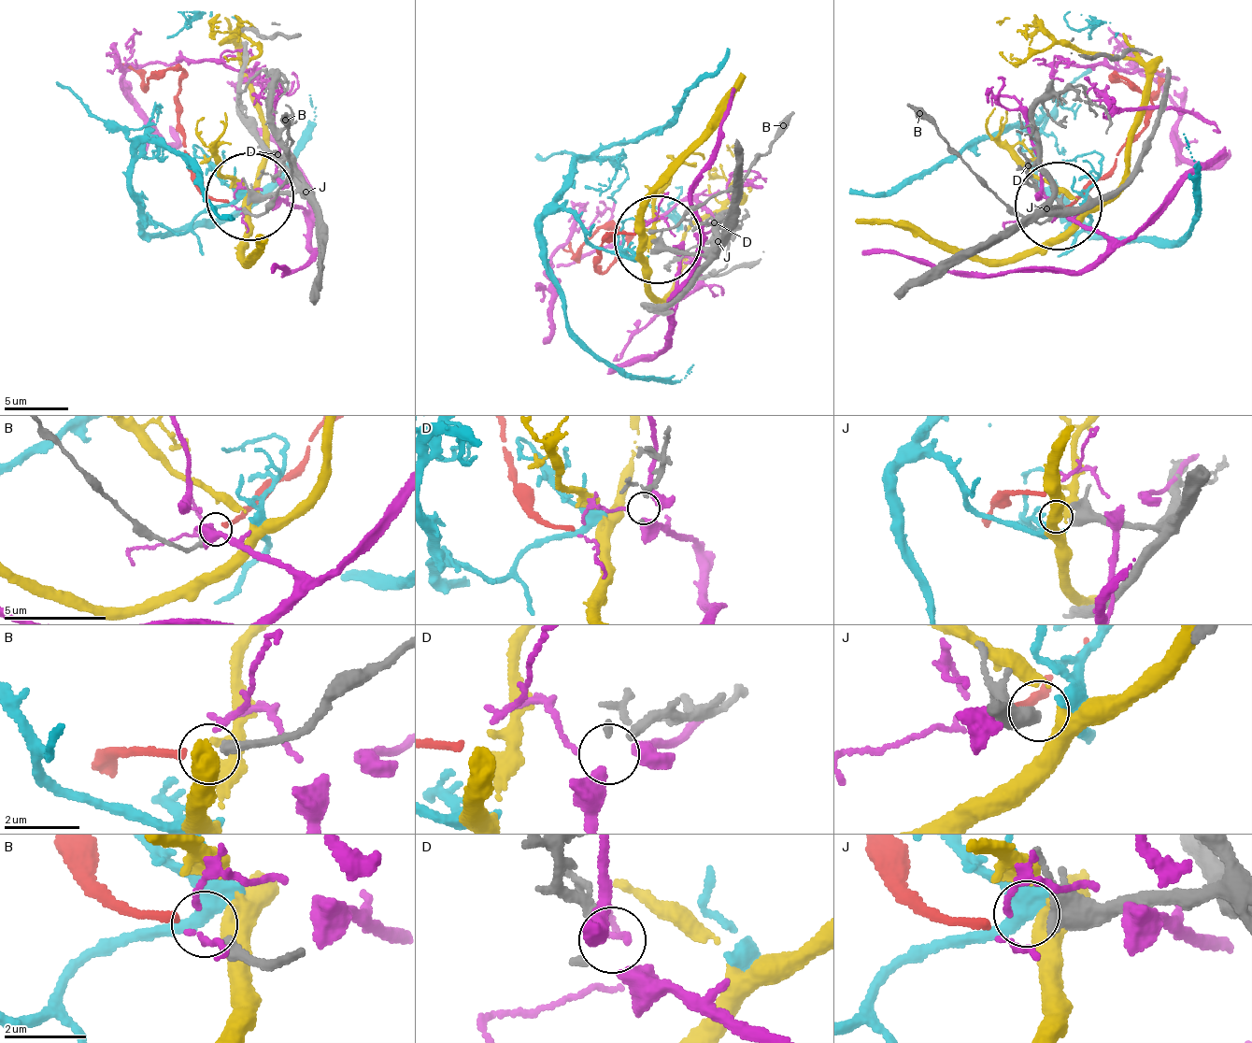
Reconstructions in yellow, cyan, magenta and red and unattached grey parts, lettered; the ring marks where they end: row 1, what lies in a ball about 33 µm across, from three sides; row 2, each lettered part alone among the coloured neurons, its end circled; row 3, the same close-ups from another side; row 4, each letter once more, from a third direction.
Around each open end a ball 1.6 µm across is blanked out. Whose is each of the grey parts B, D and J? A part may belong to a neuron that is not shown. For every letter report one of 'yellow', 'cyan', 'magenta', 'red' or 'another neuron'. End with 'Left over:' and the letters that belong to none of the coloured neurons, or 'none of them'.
B: red
D: magenta
J: another neuron
Left over: J

